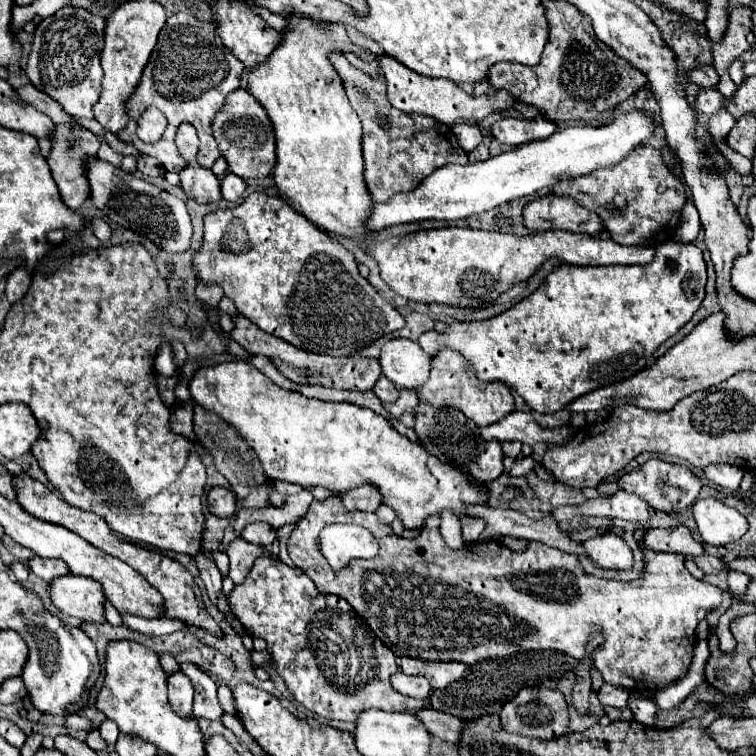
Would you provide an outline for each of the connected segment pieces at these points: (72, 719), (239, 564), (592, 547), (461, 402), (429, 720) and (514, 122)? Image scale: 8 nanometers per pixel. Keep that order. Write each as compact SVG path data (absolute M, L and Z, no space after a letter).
M76 714L68 715L64 723L64 726L76 730L92 730L91 722L87 720L85 717Z
M235 538L229 548L227 548L227 556L229 556L229 562L231 562L231 568L229 568L229 576L233 578L233 582L243 582L243 578L247 576L249 568L253 566L253 562L259 558L259 556L271 557L274 560L280 561L278 556L272 555L269 550L261 548L261 546L255 546L255 544L249 544L245 542L243 538Z
M603 532L583 542L587 558L603 570L629 570L633 566L633 554L625 540L613 532Z
M443 350L431 360L431 376L419 388L419 400L427 400L433 406L455 406L465 412L467 418L475 420L479 426L489 426L499 422L503 416L513 412L511 390L501 382L481 382L471 370L463 366L463 358L457 352Z
M421 708L415 712L415 716L425 724L425 728L433 736L453 742L453 744L455 740L459 740L459 724L463 724L463 720L459 720L457 716L451 716L439 710L431 710L431 708Z
M538 115L535 120L527 118L501 118L491 126L491 136L509 146L529 144L533 140L545 140L557 130L557 124Z

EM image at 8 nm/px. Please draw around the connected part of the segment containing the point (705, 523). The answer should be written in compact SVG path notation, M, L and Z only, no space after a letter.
M715 498L697 500L693 504L693 514L703 542L711 546L723 546L739 540L749 528L745 516Z

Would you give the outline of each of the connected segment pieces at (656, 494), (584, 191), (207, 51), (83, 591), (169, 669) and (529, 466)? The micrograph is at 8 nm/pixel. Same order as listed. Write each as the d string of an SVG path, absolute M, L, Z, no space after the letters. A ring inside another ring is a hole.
M657 458L645 462L639 470L623 474L617 480L617 484L625 492L633 492L639 498L643 498L649 506L653 506L657 510L665 510L665 512L677 512L677 510L691 506L697 500L697 494L701 490L701 480L689 468L679 466L679 464L669 464L669 462L663 462Z
M637 146L613 168L593 172L577 182L573 180L573 198L599 214L605 230L615 242L655 248L665 240L671 240L675 234L679 214L687 202L687 188L681 180L675 180L665 166L661 150L653 146Z
M191 12L169 16L165 28L159 32L159 40L149 56L149 62L143 68L141 80L127 100L129 124L117 136L123 142L133 144L141 154L157 158L167 172L181 172L185 168L185 158L175 146L175 132L181 122L189 122L191 126L195 126L201 140L197 162L203 168L211 168L221 156L211 132L211 120L223 106L227 94L239 88L243 70L243 62L237 60L231 50L225 48L223 42L215 36L215 24L211 20L199 20ZM147 106L157 106L167 116L167 128L161 140L155 144L145 144L135 134L135 120L145 112Z
M75 574L57 576L49 584L49 596L53 606L67 616L75 616L83 622L105 622L105 594L93 580Z
M161 653L159 654L159 660L161 667L166 674L173 674L179 671L179 664L173 655L168 653Z
M529 456L529 458L519 458L513 466L511 466L511 470L509 470L509 476L525 476L525 474L529 474L531 470L533 470L533 466L535 466L535 460Z

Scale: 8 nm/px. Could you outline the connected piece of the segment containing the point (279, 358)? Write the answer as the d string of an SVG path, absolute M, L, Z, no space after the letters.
M237 316L233 318L233 332L231 338L235 342L239 342L245 350L253 352L253 354L261 354L267 356L275 368L289 378L293 384L309 384L309 386L325 386L325 388L337 388L337 390L353 390L353 392L367 392L375 386L375 382L381 378L381 368L379 368L379 360L375 358L363 358L363 356L321 356L321 354L311 354L311 352L303 352L301 348L295 348L291 344L287 344L281 338L275 338L267 332L263 332L259 326L255 326L251 320L247 320L245 316Z

